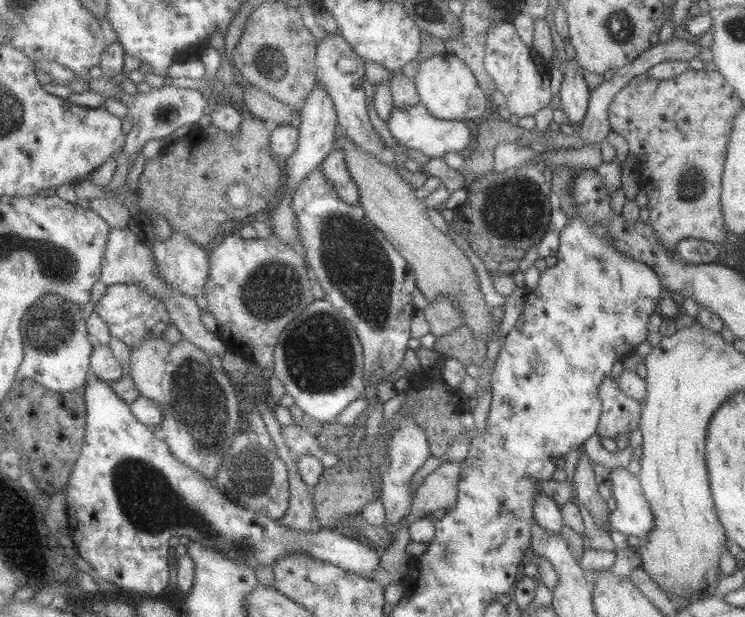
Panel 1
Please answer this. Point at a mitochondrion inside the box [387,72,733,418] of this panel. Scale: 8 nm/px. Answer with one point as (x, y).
(692, 184)

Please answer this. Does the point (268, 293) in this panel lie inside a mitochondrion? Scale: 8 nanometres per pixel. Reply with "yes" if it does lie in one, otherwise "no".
yes

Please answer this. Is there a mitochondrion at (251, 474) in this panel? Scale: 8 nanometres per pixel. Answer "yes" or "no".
yes

